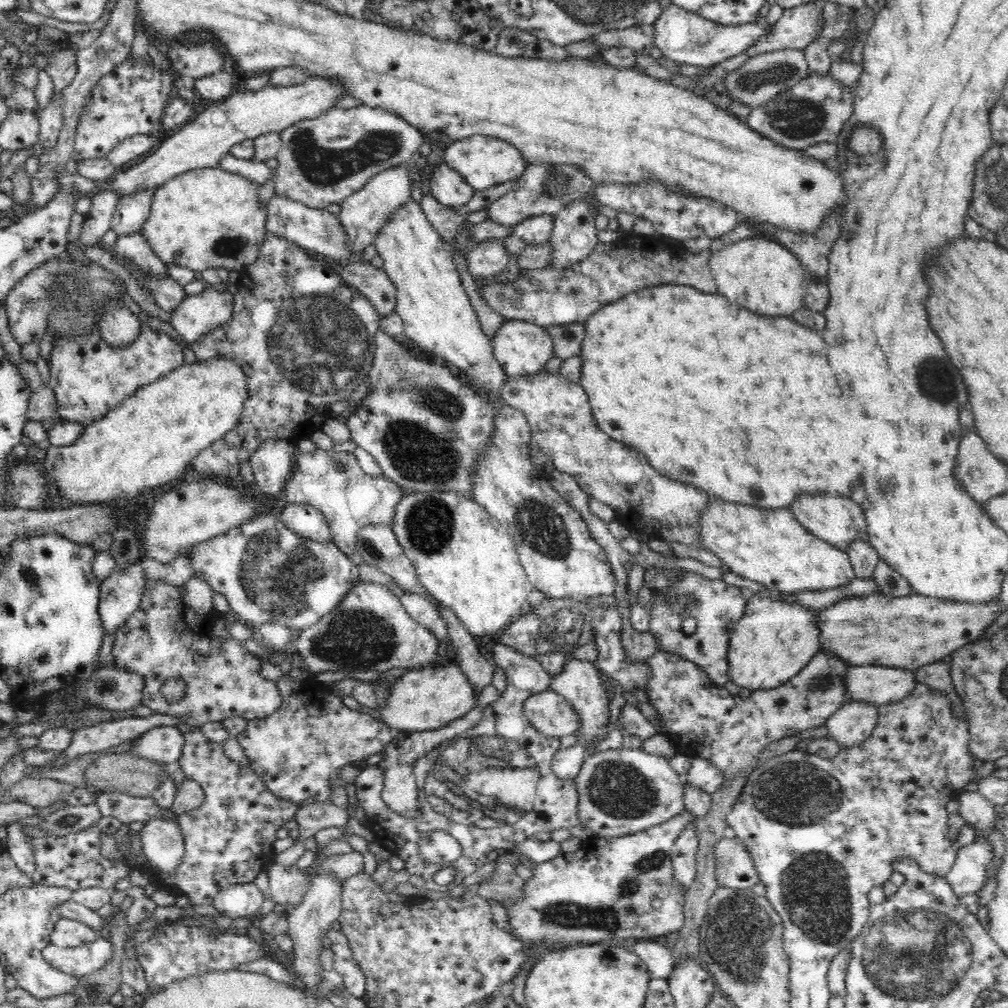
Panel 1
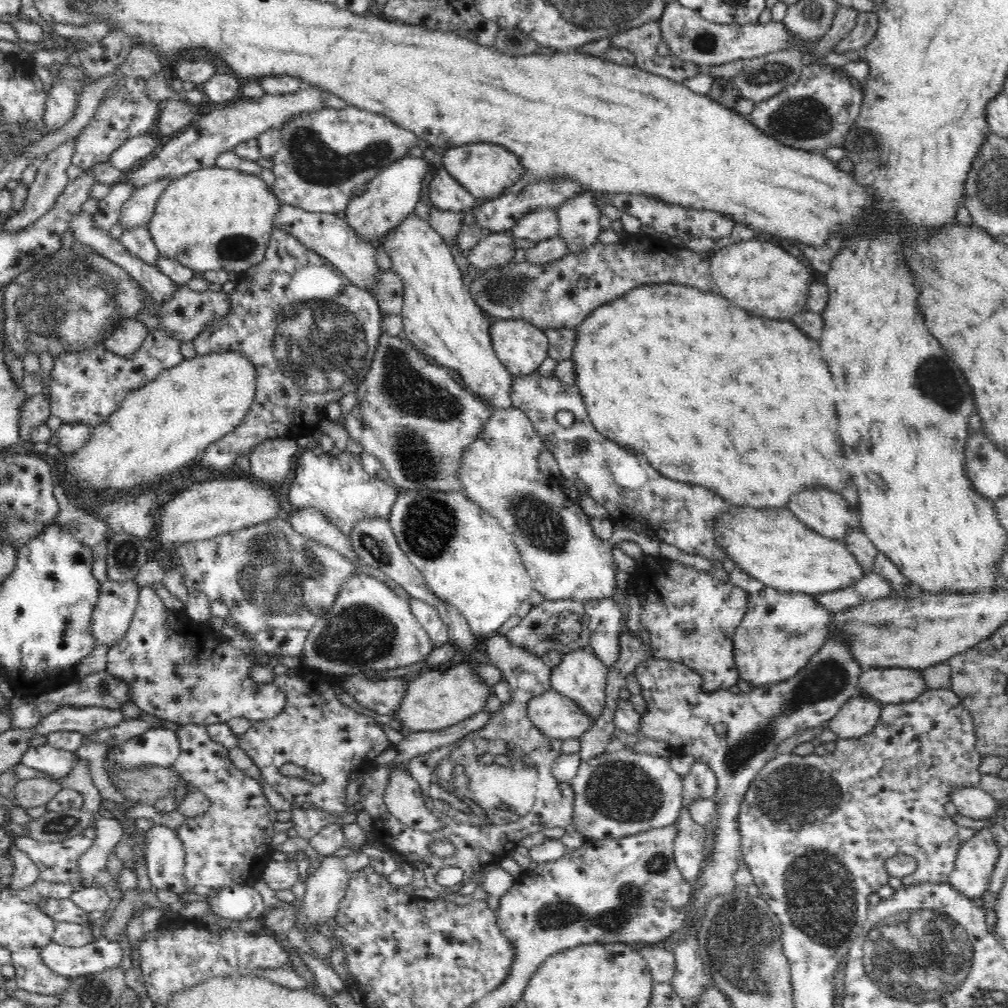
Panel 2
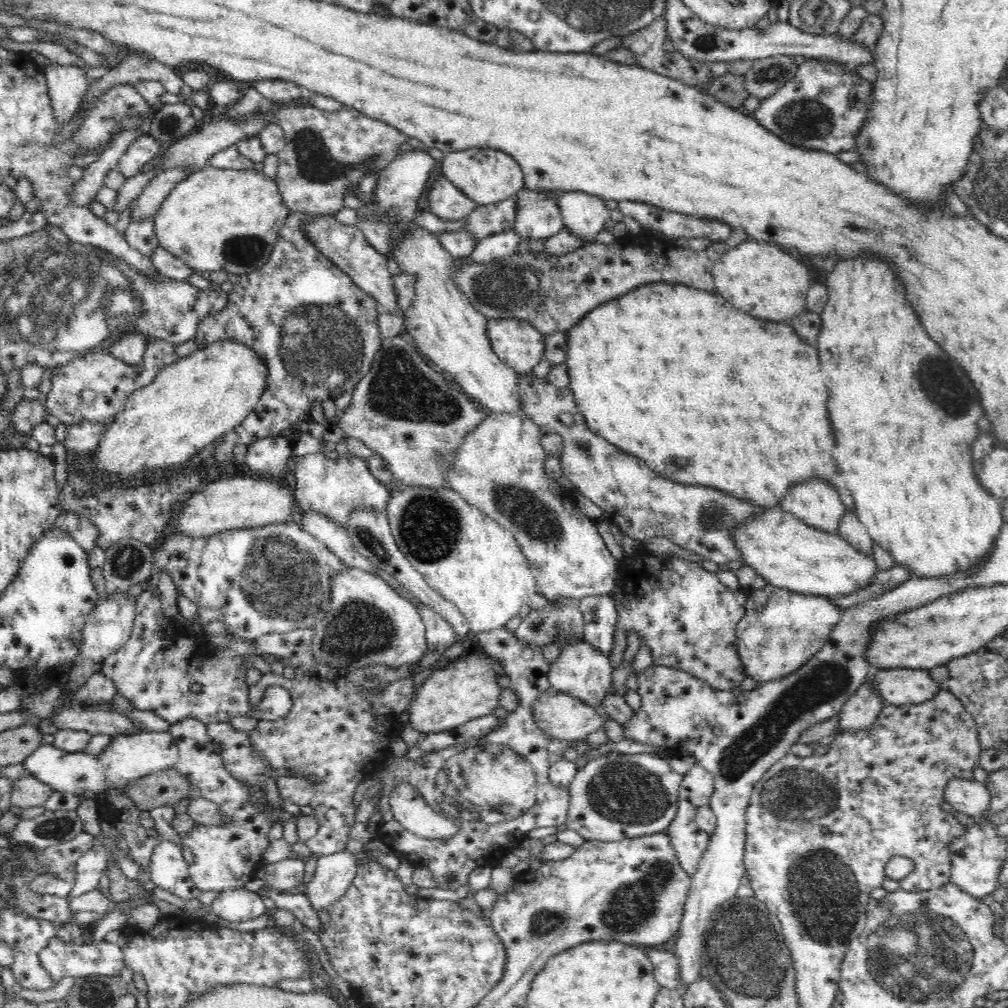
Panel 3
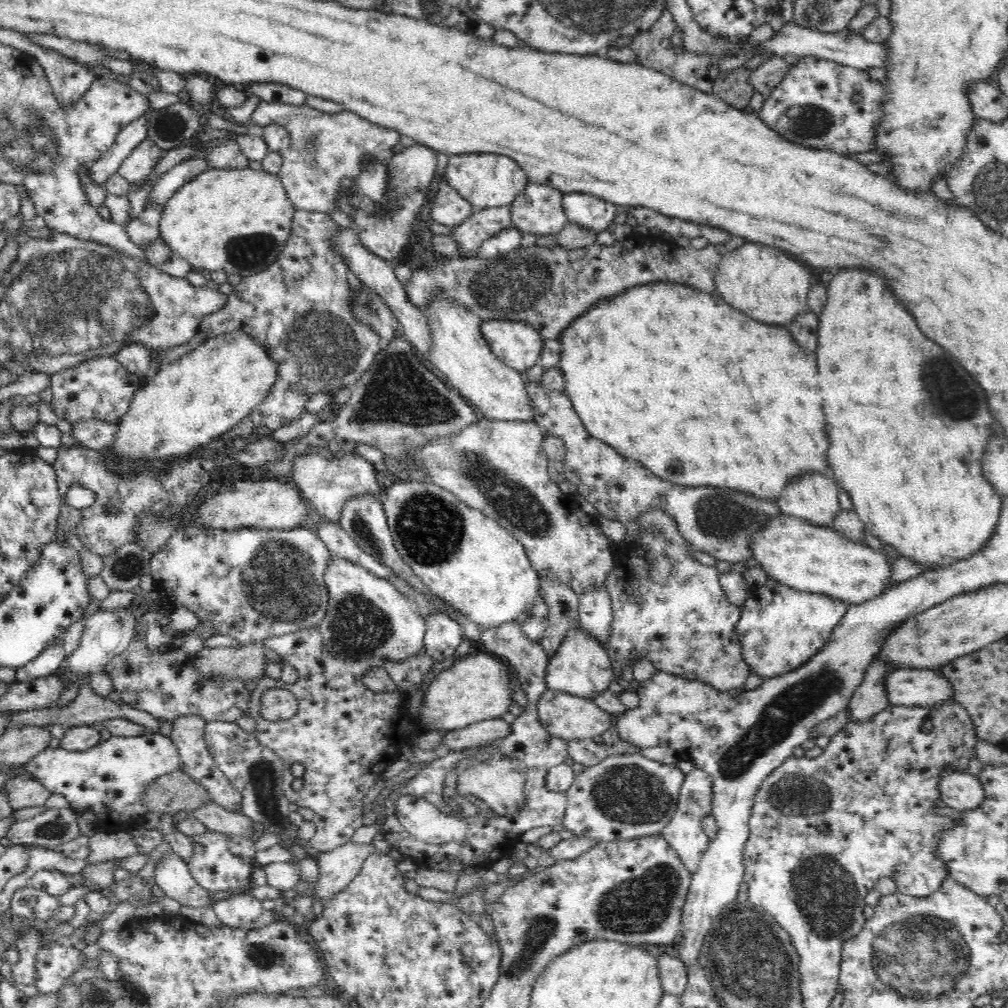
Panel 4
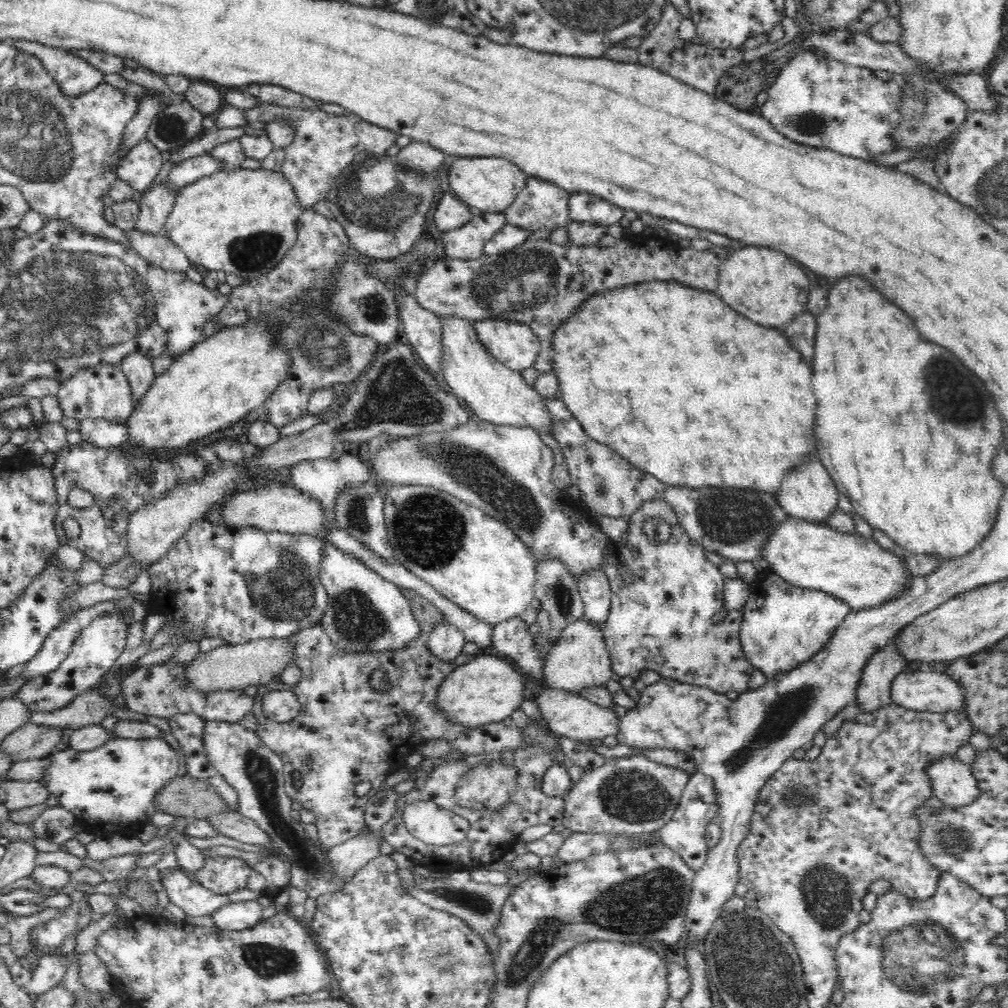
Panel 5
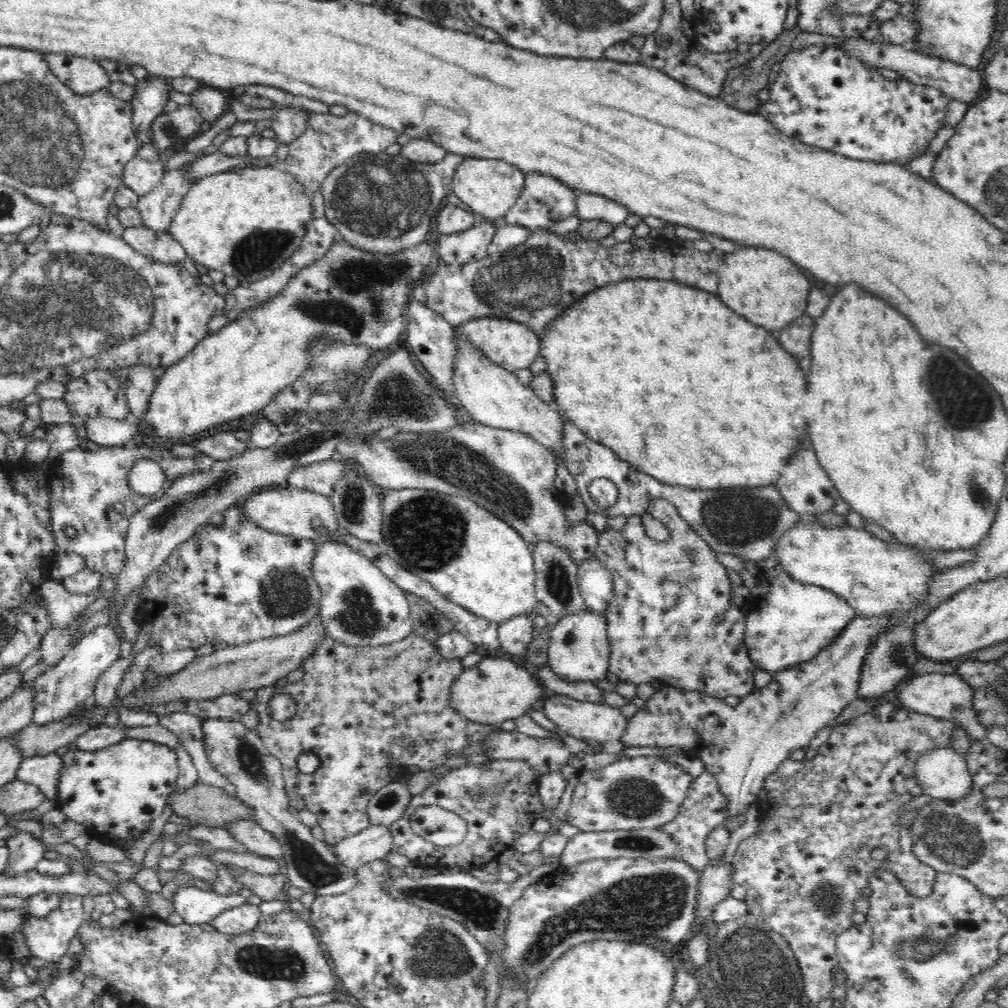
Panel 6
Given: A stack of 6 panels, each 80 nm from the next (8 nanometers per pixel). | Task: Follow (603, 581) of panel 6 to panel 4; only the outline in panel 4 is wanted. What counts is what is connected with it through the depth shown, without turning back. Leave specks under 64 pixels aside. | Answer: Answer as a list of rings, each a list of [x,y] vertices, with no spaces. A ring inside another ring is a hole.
[[[600,590],[579,596],[579,626],[588,636],[595,638],[606,649],[610,640],[610,624],[614,618],[611,595]]]

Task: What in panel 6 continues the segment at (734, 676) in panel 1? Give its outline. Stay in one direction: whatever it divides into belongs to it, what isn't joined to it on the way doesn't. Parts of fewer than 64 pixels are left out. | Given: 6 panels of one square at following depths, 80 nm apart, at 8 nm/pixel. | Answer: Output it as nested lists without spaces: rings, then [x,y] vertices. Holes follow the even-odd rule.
[[[776,562],[770,570],[762,570],[750,596],[740,608],[745,613],[743,643],[747,655],[757,668],[774,676],[796,664],[812,660],[825,649],[856,614],[847,603],[825,588],[808,587],[792,580]]]

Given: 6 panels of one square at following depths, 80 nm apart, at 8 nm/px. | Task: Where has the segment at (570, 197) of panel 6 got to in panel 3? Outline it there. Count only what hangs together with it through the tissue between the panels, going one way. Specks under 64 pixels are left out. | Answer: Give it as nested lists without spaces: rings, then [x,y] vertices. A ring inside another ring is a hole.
[[[520,189],[516,195],[518,215],[513,230],[519,238],[547,239],[563,229],[563,219],[556,200],[542,195],[542,190]]]

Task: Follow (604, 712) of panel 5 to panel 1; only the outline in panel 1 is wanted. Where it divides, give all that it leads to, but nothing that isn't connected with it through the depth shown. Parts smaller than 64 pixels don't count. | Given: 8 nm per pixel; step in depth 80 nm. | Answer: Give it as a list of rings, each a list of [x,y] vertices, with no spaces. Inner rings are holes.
[[[550,686],[526,698],[523,713],[544,736],[560,739],[566,735],[574,735],[579,727],[579,718],[574,709]]]

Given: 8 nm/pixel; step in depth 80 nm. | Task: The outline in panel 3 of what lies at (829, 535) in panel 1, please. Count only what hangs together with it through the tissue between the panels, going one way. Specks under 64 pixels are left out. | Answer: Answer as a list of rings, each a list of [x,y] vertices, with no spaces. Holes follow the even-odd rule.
[[[820,480],[806,482],[790,490],[780,508],[828,534],[837,534],[842,519],[854,512],[844,504],[836,489]]]

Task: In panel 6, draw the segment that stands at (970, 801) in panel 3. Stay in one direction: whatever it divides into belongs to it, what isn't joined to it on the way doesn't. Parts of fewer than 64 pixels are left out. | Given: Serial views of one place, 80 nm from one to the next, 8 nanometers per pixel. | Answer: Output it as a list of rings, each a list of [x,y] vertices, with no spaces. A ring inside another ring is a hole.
[[[940,748],[920,756],[916,773],[924,785],[924,794],[939,800],[966,800],[974,788],[966,759],[953,748]]]

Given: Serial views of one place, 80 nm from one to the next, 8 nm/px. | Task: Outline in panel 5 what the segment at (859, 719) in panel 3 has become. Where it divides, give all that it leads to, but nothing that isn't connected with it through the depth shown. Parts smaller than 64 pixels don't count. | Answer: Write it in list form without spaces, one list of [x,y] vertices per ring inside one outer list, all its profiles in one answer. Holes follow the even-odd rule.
[[[893,641],[868,660],[854,702],[857,703],[859,714],[871,714],[893,703],[891,701],[892,679],[900,671],[905,670],[907,665],[908,662],[899,655]]]

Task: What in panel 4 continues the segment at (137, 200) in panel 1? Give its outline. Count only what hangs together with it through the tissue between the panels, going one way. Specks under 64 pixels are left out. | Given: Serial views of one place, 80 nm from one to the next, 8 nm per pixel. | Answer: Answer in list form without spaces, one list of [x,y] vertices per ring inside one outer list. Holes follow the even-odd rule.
[[[207,159],[182,160],[154,182],[154,186],[146,198],[147,204],[155,206],[155,208],[163,208],[166,201],[170,200],[170,197],[180,188],[180,185],[186,184],[186,181],[208,168]]]

